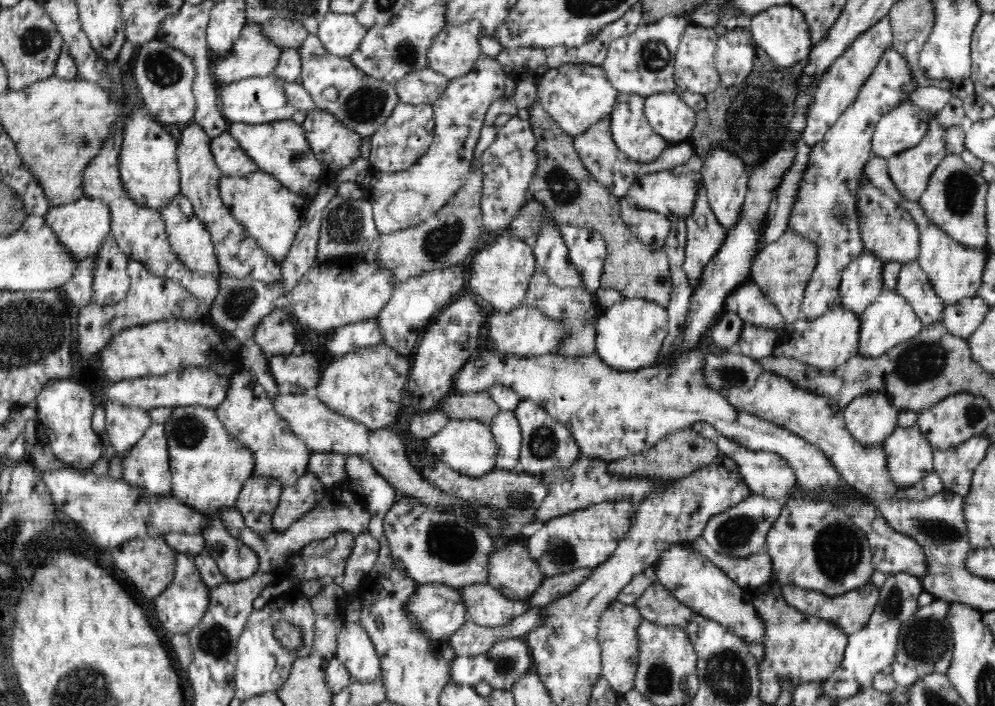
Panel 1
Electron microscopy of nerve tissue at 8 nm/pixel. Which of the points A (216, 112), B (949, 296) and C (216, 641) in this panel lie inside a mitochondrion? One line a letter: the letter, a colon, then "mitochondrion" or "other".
A: other
B: other
C: mitochondrion

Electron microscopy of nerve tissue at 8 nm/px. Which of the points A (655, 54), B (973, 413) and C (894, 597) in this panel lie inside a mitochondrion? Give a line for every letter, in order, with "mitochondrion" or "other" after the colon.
A: mitochondrion
B: mitochondrion
C: mitochondrion

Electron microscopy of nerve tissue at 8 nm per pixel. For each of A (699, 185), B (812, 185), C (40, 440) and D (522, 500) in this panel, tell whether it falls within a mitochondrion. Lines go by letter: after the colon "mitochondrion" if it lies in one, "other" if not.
A: other
B: mitochondrion
C: other
D: mitochondrion

